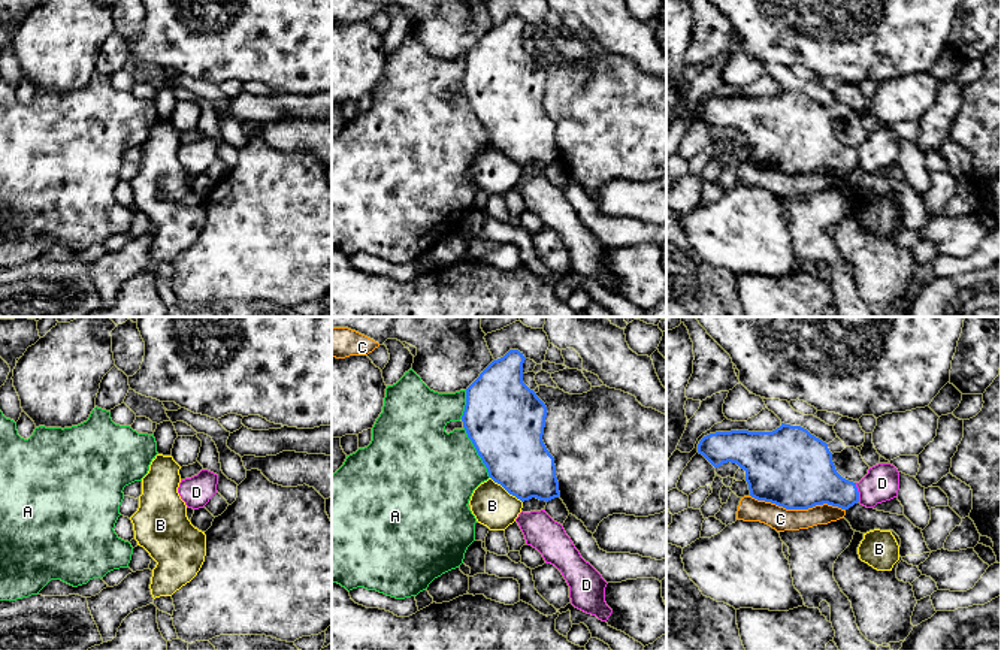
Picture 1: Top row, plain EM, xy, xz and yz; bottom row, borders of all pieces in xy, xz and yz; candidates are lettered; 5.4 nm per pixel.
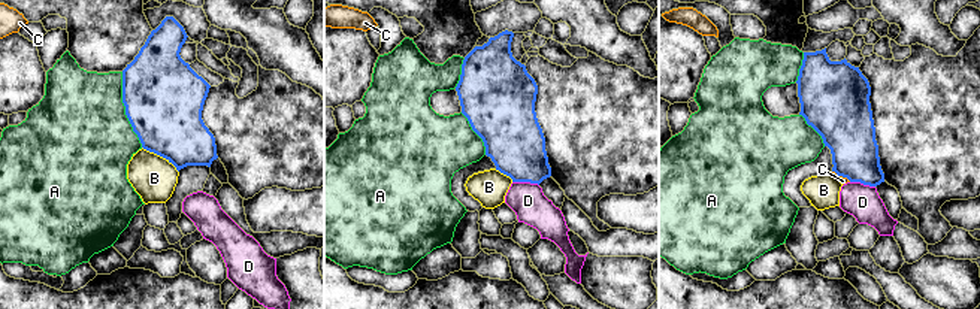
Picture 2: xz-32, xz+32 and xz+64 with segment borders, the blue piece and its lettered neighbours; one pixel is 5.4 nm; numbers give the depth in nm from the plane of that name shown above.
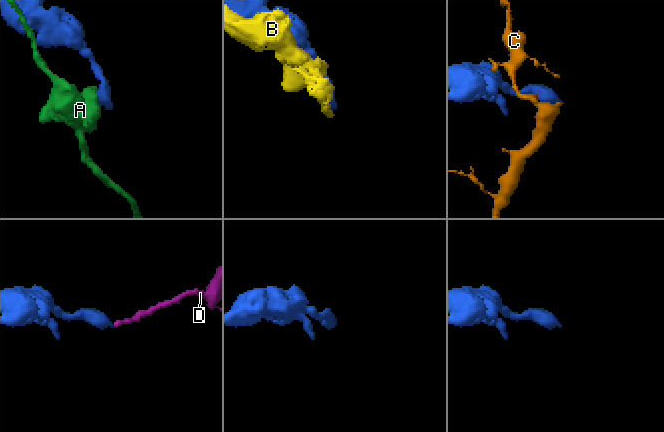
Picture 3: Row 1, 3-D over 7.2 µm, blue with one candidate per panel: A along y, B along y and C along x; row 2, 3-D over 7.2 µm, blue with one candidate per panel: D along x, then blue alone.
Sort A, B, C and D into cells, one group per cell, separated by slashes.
A / B / C D

